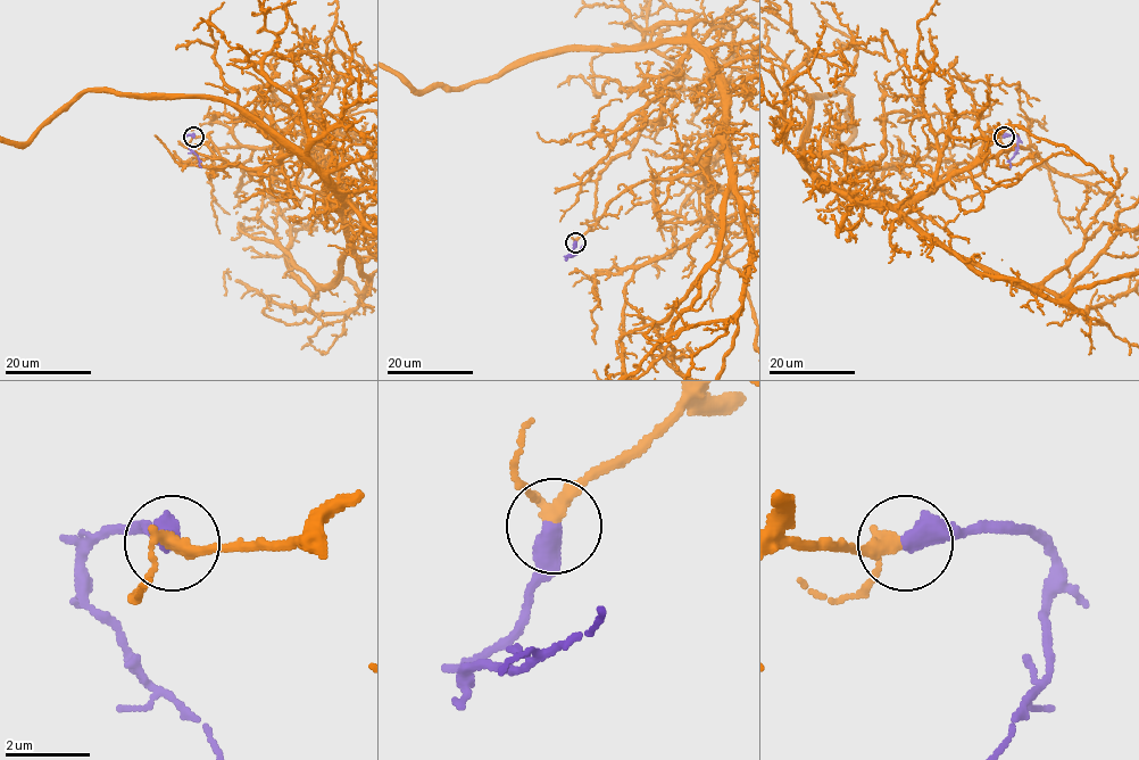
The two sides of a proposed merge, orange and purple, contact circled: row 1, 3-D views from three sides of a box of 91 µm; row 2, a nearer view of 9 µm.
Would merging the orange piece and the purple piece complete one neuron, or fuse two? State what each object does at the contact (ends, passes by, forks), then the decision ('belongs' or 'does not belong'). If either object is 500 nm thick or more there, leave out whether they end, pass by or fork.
belongs

